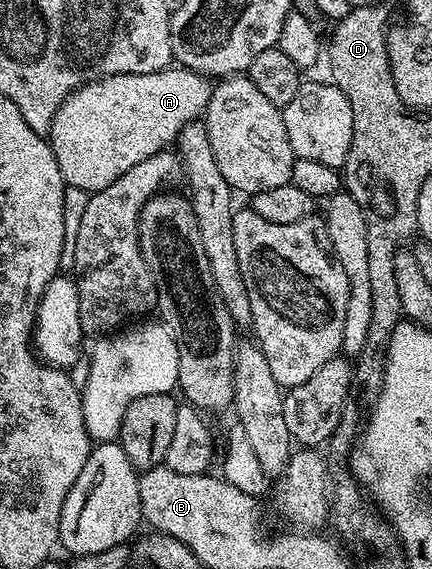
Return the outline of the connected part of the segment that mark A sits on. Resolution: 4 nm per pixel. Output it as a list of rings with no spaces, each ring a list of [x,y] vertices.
[[[169,66],[154,74],[107,76],[105,80],[91,80],[83,84],[70,93],[62,106],[58,106],[58,114],[54,114],[54,122],[46,137],[54,158],[58,158],[58,170],[62,170],[65,185],[86,190],[89,194],[101,192],[114,182],[114,178],[122,178],[130,166],[138,166],[138,162],[146,162],[146,158],[175,145],[176,137],[183,128],[199,121],[207,112],[212,90],[209,77],[179,66]]]

